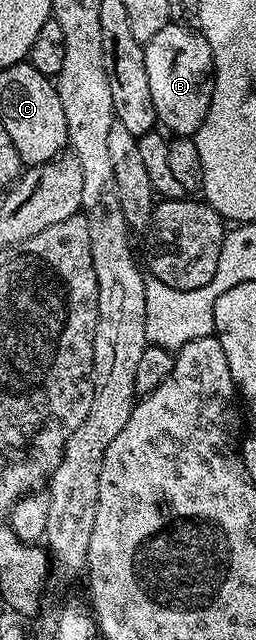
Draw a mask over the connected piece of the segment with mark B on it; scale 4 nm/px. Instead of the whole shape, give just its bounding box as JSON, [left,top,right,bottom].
[144,23,213,137]

